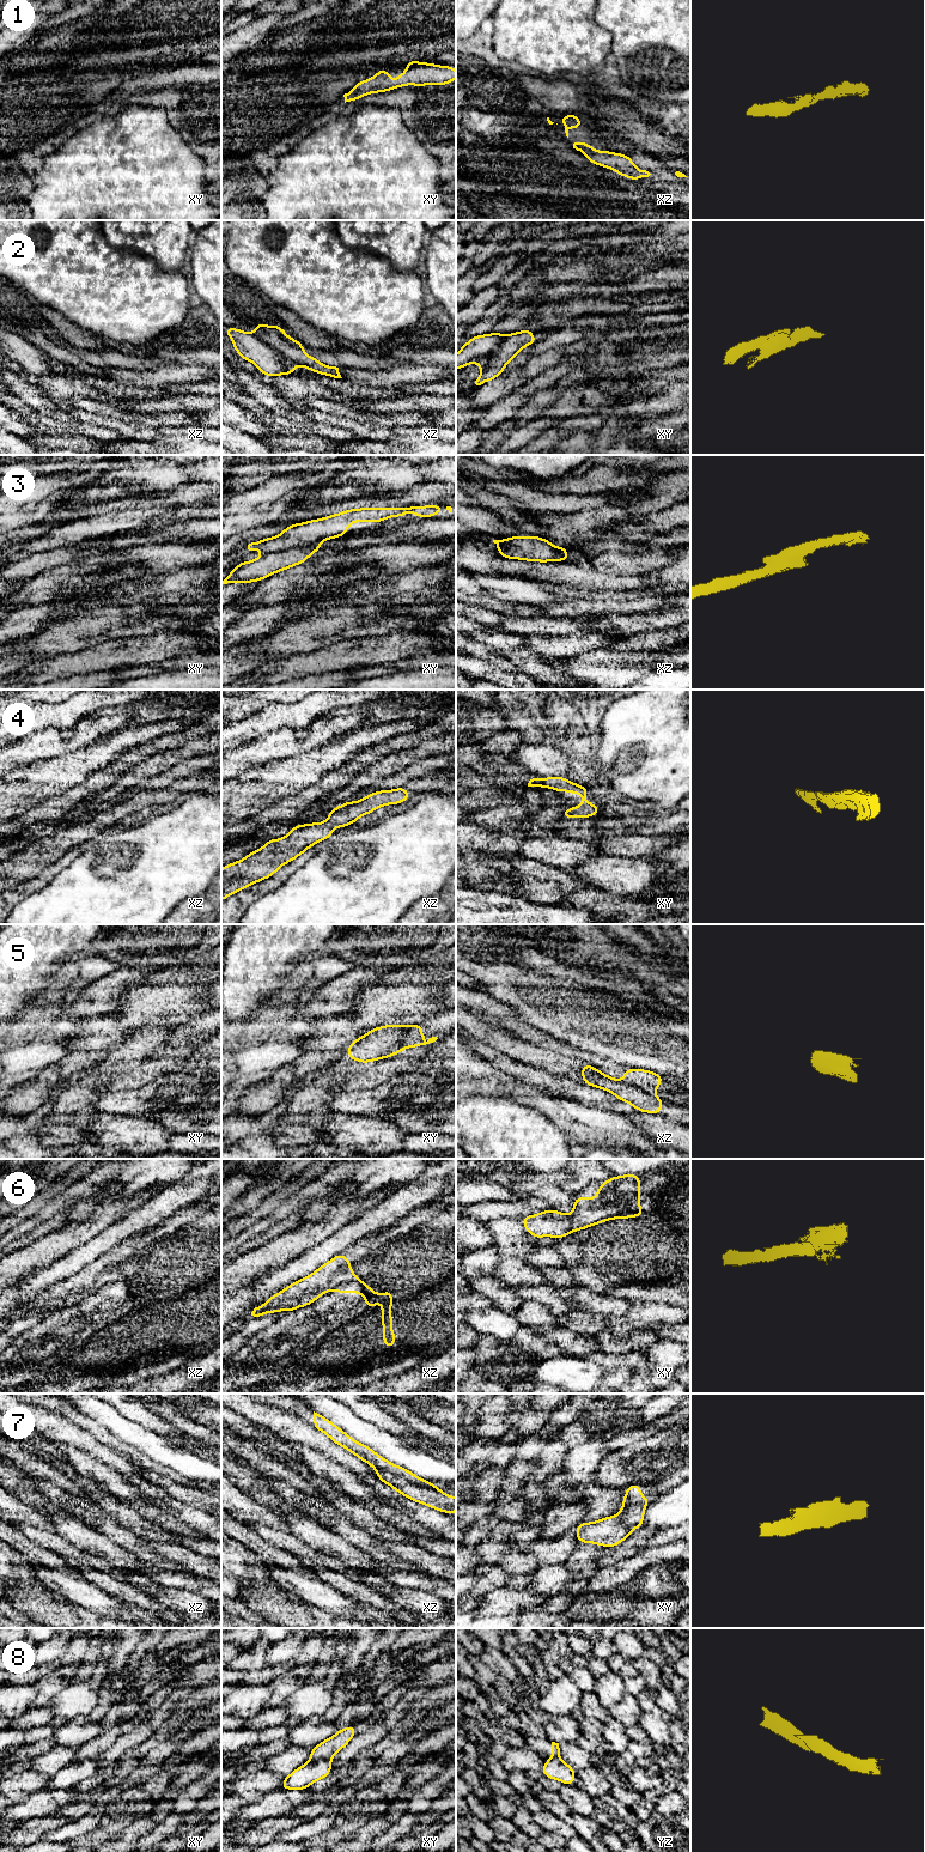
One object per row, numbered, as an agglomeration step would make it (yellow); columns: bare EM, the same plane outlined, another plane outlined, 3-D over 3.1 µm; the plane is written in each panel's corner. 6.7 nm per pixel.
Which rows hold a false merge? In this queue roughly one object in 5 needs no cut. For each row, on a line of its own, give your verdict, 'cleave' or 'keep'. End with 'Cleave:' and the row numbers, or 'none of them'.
1: keep
2: cleave
3: cleave
4: keep
5: cleave
6: cleave
7: cleave
8: cleave
Cleave: 2, 3, 5, 6, 7, 8

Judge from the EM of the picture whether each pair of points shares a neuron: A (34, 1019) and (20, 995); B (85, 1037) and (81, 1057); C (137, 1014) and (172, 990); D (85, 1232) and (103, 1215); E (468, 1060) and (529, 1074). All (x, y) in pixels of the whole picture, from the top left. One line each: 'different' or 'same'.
A: different
B: different
C: same
D: same
E: different

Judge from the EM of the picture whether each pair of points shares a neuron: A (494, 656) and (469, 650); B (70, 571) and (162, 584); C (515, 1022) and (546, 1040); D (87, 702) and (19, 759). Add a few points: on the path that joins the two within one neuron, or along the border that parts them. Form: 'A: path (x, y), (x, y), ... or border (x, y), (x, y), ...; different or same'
A: path (488, 654), (475, 650); same
B: border (132, 578), (117, 584); different
C: path (522, 1030), (539, 1038); same
D: border (84, 716), (70, 728), (43, 727), (38, 730); different

